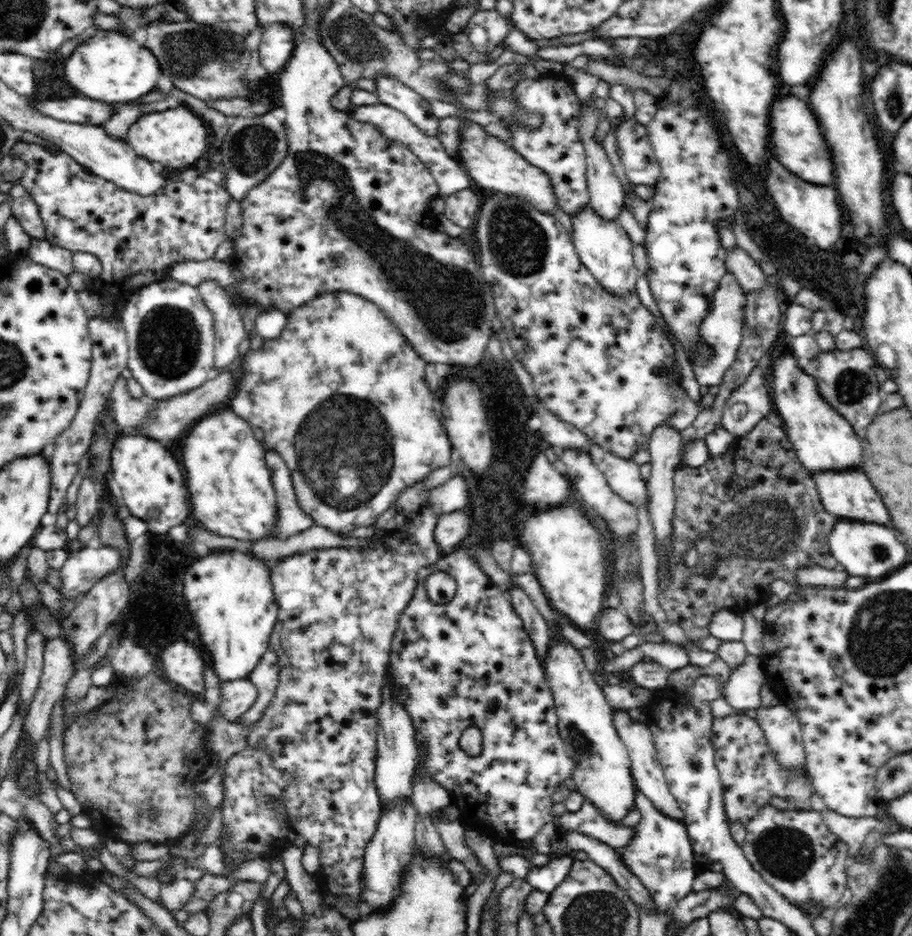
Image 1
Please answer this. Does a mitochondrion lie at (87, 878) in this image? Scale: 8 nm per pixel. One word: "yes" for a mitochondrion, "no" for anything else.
no

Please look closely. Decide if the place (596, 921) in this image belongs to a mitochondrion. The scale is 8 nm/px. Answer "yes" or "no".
yes

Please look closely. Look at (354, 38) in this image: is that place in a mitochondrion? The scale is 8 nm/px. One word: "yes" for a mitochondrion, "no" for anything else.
yes

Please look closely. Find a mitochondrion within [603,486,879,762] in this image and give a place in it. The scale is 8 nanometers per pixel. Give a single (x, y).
(768, 539)

